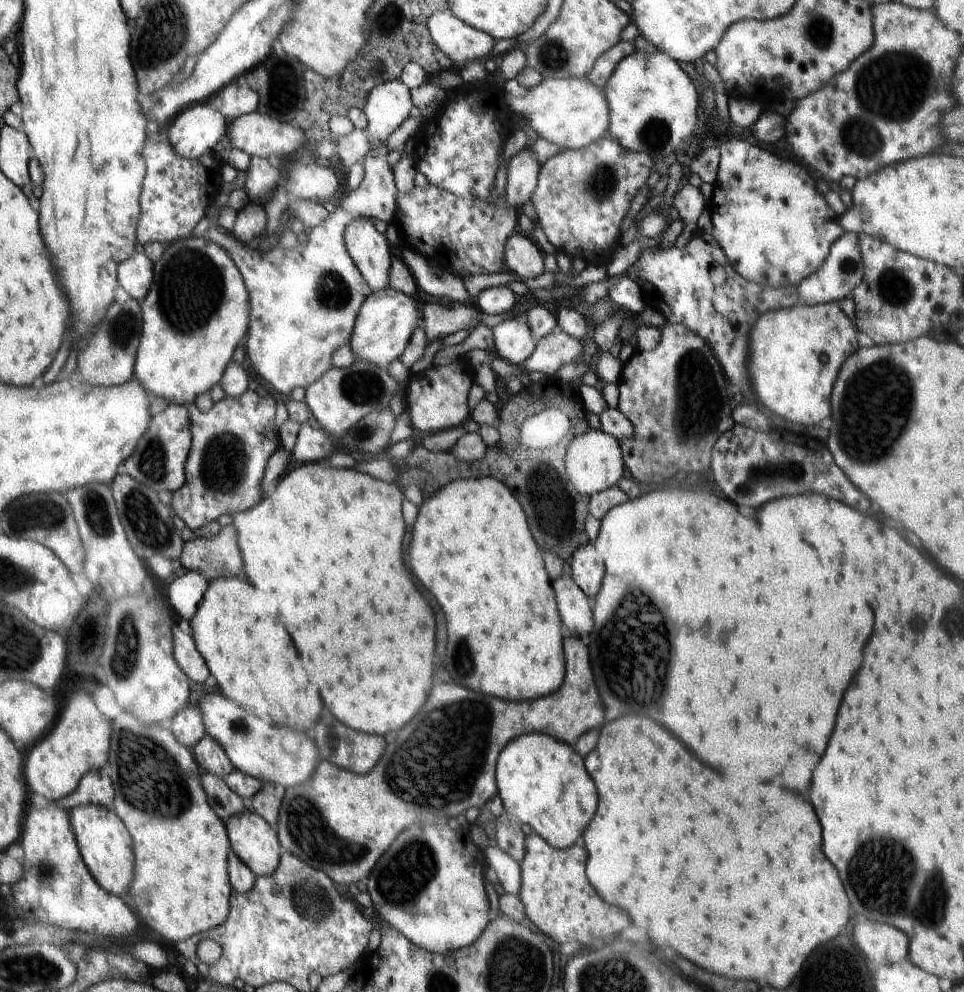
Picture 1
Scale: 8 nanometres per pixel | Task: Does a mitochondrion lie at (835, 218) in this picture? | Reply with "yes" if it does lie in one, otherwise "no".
no

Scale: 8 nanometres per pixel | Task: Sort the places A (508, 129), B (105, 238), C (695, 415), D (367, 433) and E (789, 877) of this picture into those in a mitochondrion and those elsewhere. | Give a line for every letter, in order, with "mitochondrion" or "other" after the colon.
A: other
B: other
C: mitochondrion
D: mitochondrion
E: other

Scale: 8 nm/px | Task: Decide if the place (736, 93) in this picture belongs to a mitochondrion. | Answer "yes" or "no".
no

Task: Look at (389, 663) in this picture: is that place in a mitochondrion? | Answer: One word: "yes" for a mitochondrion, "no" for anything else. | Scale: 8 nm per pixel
no

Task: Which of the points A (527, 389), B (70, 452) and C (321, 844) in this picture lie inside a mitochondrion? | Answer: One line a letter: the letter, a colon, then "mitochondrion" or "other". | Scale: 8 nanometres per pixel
A: other
B: other
C: mitochondrion

